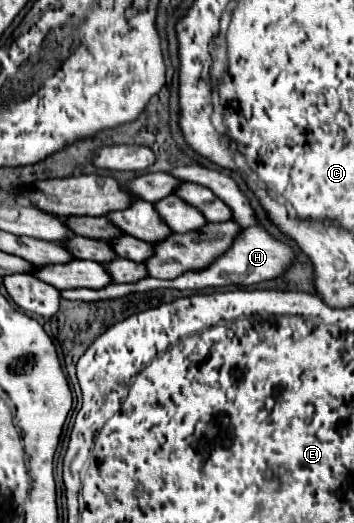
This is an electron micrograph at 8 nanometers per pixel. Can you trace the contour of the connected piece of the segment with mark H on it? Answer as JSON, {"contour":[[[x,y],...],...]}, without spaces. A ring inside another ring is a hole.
{"contour":[[[250,226],[244,228],[232,248],[228,252],[224,252],[222,256],[218,256],[210,266],[202,268],[202,270],[188,270],[178,278],[172,280],[158,280],[158,278],[142,278],[134,284],[108,284],[106,288],[100,290],[90,290],[90,288],[74,288],[74,290],[62,290],[60,296],[66,300],[86,300],[86,302],[96,302],[96,300],[112,300],[112,298],[120,298],[132,292],[148,292],[148,290],[156,290],[156,288],[176,288],[176,290],[202,290],[202,288],[220,288],[220,286],[230,286],[230,284],[242,284],[242,286],[250,286],[250,284],[258,284],[262,280],[272,280],[276,276],[280,276],[288,264],[294,260],[294,252],[282,242],[272,238],[264,228],[260,226]]]}

